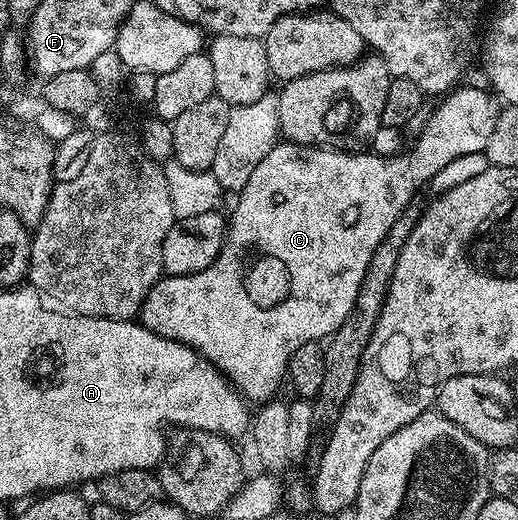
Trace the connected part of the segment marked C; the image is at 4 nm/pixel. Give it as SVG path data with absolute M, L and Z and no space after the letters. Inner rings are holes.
M461 84L448 91L438 102L441 103L430 112L429 119L426 120L425 127L421 130L421 135L413 142L413 147L406 154L393 154L390 158L380 158L377 154L361 154L365 152L346 152L324 146L301 146L298 142L278 141L256 165L255 170L247 179L246 186L236 195L237 203L233 206L233 215L231 213L228 215L225 243L219 256L210 266L203 268L203 272L162 276L154 283L141 299L139 311L141 325L159 336L182 342L193 350L198 350L207 361L215 363L221 369L222 374L241 391L246 399L270 399L274 395L272 392L280 378L286 377L289 361L295 348L299 348L299 344L328 339L349 319L350 314L353 313L355 300L359 296L359 288L365 279L367 264L371 264L371 256L375 248L379 248L391 224L407 210L405 208L416 194L417 189L421 185L424 187L429 184L435 174L445 168L451 160L456 160L459 156L479 153L487 148L487 140L491 140L491 131L495 128L495 120L499 113L498 103L488 89L480 90L468 84Z

